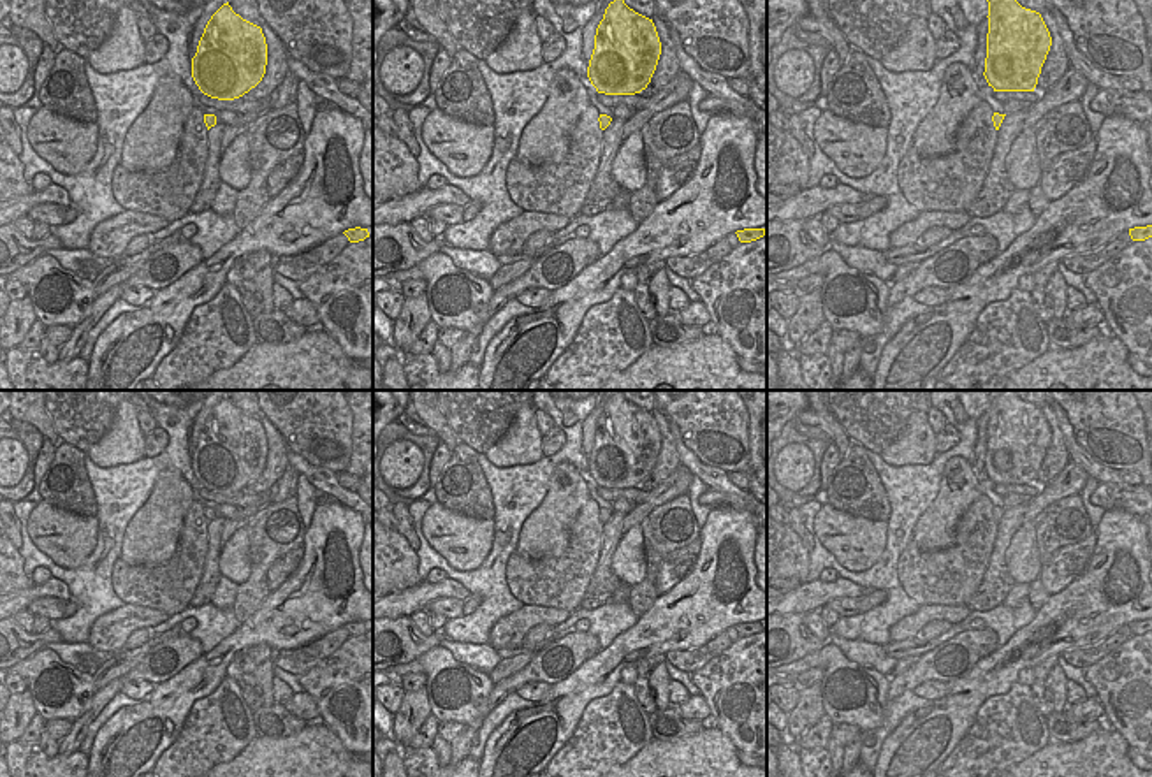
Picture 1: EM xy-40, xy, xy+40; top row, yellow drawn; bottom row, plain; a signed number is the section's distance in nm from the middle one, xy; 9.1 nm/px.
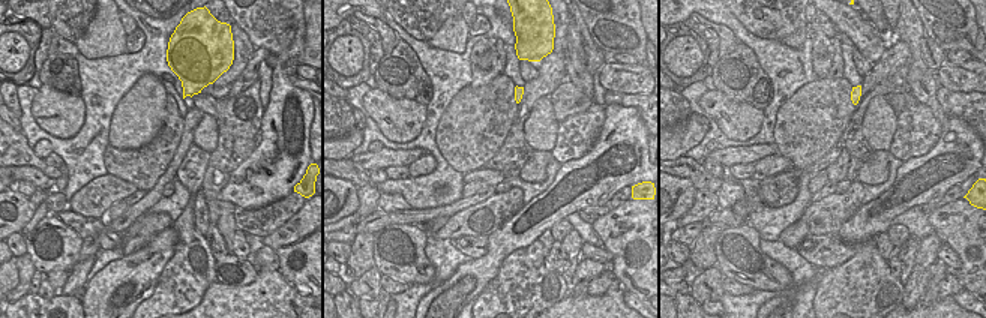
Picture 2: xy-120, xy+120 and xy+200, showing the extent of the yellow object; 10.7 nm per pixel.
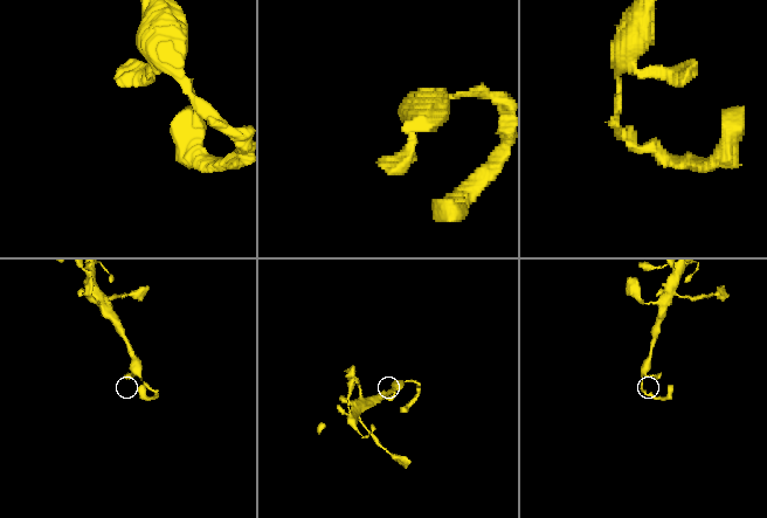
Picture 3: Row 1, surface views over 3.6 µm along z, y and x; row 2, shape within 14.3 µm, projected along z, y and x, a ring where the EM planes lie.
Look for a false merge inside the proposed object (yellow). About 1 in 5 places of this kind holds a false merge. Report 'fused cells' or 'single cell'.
single cell

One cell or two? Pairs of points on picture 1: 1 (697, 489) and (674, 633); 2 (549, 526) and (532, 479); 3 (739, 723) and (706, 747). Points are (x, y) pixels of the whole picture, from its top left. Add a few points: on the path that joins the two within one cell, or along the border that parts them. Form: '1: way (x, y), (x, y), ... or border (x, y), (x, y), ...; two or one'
1: border (711, 507), (700, 530); two
2: border (558, 464), (546, 496), (523, 522), (517, 537); two
3: border (711, 723), (737, 749); two

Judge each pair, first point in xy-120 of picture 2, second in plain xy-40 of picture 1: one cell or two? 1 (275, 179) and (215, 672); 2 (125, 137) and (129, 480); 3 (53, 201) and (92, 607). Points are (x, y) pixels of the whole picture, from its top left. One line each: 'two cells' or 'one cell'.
1: one cell
2: two cells
3: two cells

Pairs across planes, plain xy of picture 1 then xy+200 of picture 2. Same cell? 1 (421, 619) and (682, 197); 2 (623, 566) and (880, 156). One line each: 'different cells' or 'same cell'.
1: different cells
2: different cells

